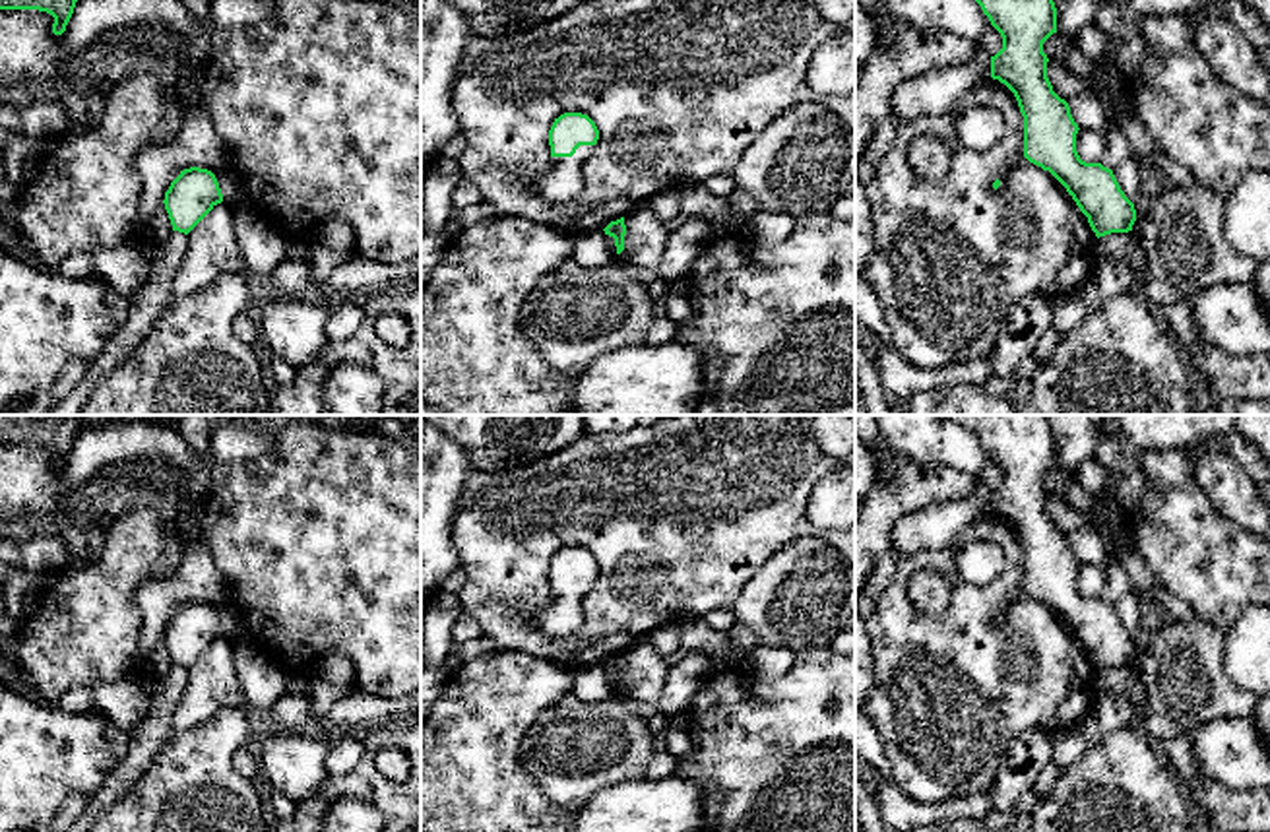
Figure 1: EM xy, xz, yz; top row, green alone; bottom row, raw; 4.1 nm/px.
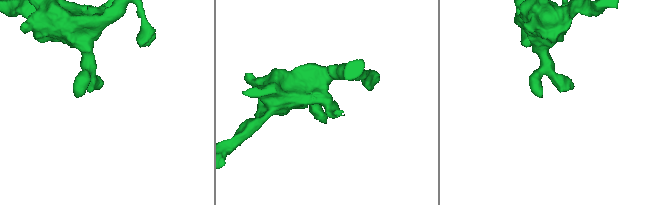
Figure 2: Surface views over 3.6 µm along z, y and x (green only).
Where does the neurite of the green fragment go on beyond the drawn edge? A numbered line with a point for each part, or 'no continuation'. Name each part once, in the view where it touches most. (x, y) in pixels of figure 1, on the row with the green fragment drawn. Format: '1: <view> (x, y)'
1: xz (563, 181)

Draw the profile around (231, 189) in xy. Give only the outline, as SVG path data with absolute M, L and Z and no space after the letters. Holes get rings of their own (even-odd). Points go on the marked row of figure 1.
M227 167L213 171L213 175L219 182L225 204L233 208L246 202L240 182Z

